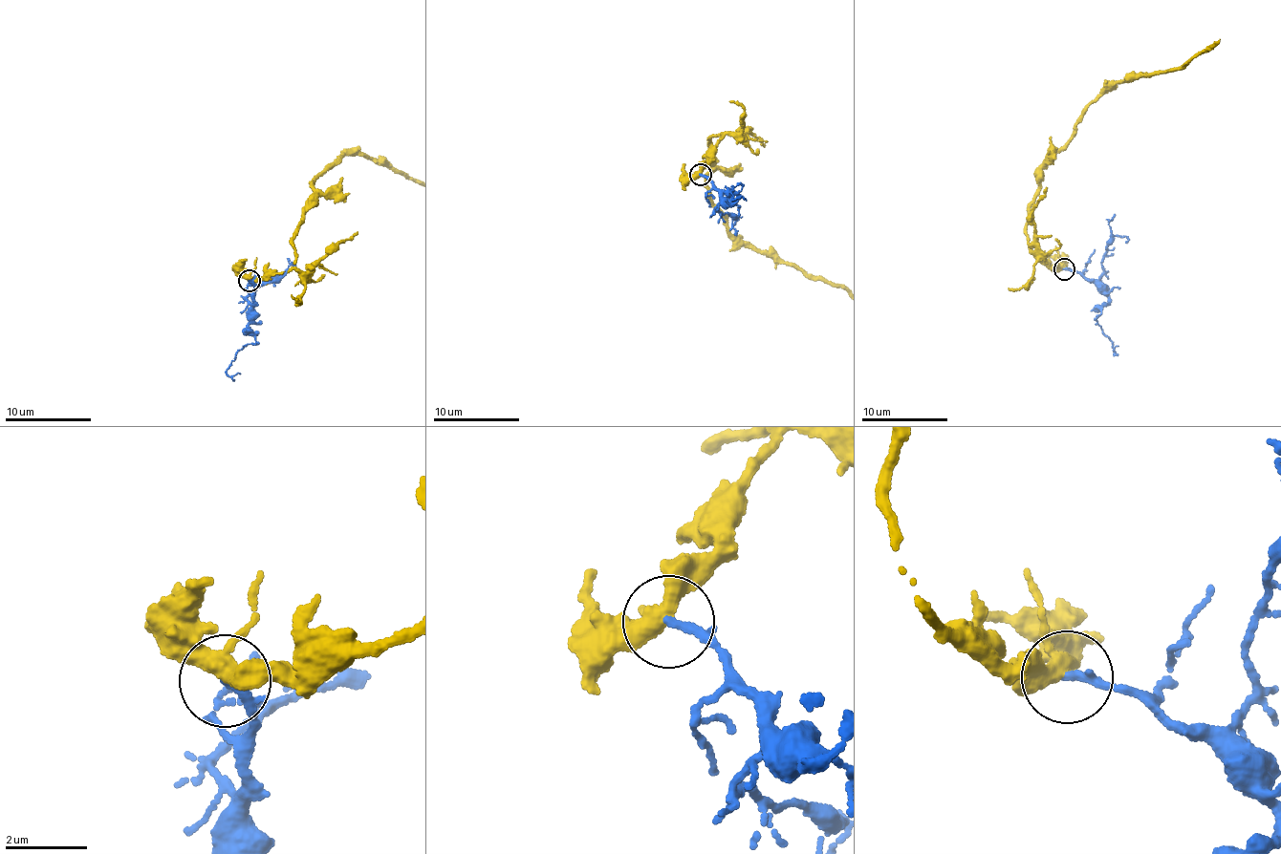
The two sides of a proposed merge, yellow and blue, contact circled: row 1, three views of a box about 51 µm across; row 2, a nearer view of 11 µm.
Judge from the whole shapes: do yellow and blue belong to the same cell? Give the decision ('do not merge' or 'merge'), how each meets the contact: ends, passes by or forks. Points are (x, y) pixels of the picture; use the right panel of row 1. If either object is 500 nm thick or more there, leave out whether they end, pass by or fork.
do not merge; yellow forks; blue ends

